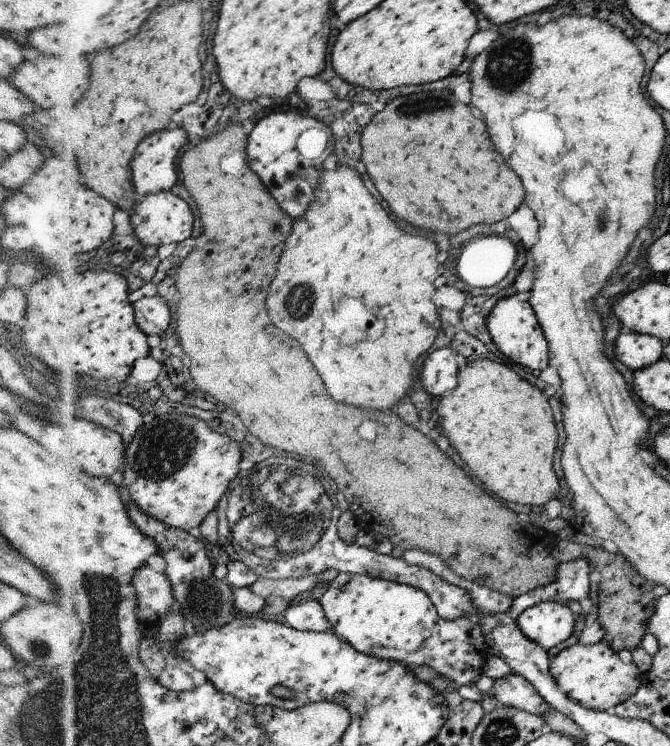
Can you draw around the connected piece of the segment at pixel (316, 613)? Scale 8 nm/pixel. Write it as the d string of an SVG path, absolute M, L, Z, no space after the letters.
M311 590L294 598L285 612L285 617L290 626L301 631L324 632L328 629L332 630L321 604L312 598Z

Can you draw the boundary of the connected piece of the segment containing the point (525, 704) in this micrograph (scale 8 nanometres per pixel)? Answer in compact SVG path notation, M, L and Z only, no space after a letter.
M514 673L494 681L494 698L502 707L514 707L543 716L551 706L523 676Z

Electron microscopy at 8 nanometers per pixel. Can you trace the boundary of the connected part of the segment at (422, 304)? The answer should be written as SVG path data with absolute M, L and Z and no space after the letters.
M340 165L331 170L324 169L320 175L319 183L315 190L315 198L312 201L311 208L307 210L305 217L296 220L296 230L293 230L291 237L287 240L287 248L279 264L279 273L276 280L272 283L267 303L272 320L285 333L292 335L295 339L300 340L306 352L310 354L312 362L316 362L316 370L322 376L324 384L328 386L328 392L336 402L344 404L354 404L354 406L366 406L366 408L376 408L384 410L394 406L402 396L408 394L412 388L412 378L414 378L414 366L420 354L428 352L430 346L434 344L438 330L440 330L440 318L438 318L438 308L432 302L434 296L434 280L438 276L438 262L436 262L438 248L430 238L408 234L402 230L390 216L388 212L380 206L380 202L368 192L364 186L360 174L355 168Z

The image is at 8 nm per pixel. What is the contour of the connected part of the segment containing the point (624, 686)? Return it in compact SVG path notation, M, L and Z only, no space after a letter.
M604 641L586 646L578 642L563 649L552 660L550 673L568 698L595 711L607 711L627 701L642 684L642 674L634 662Z

